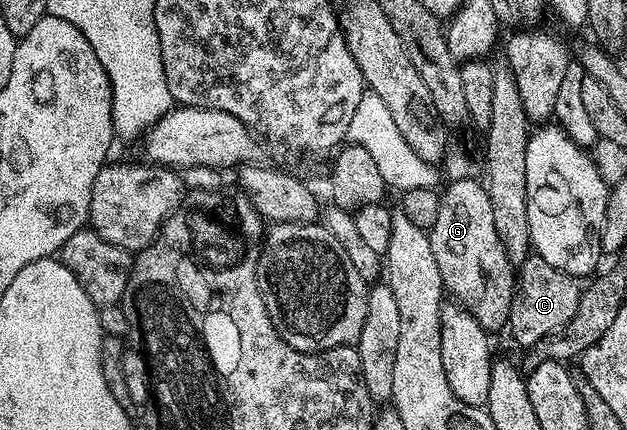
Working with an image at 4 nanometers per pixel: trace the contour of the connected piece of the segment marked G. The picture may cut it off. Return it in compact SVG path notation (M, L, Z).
M450 179L449 185L440 193L439 212L435 224L430 228L429 241L431 251L435 254L435 263L439 265L441 282L446 293L449 292L454 301L466 308L483 326L485 331L493 334L496 328L504 329L509 322L509 311L515 291L515 266L507 258L503 242L499 242L499 234L495 231L495 214L491 210L491 198L480 179Z

